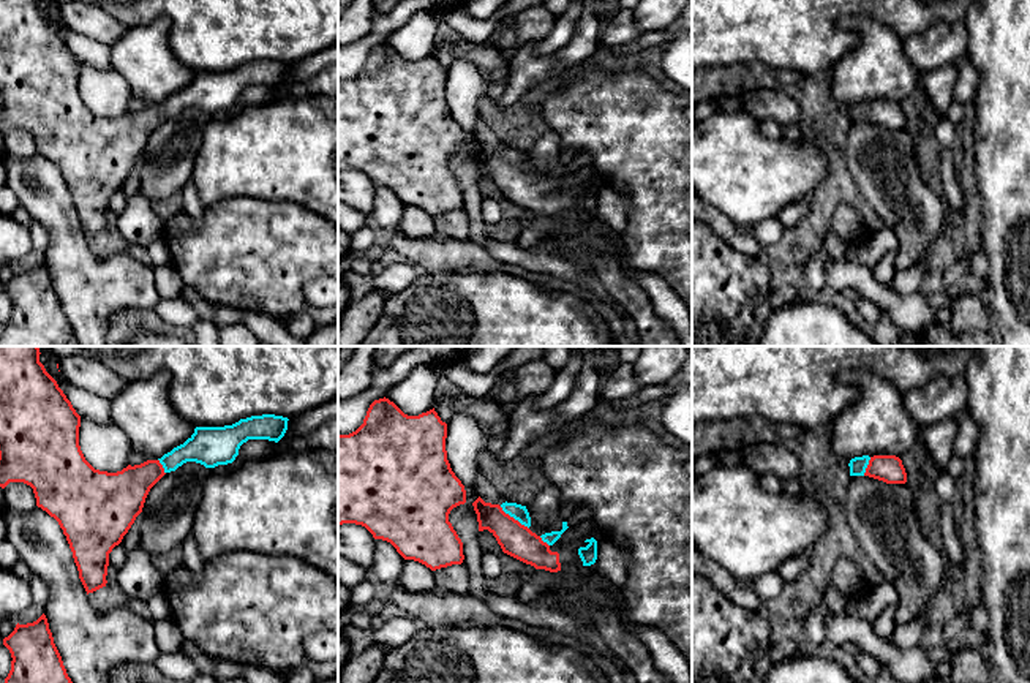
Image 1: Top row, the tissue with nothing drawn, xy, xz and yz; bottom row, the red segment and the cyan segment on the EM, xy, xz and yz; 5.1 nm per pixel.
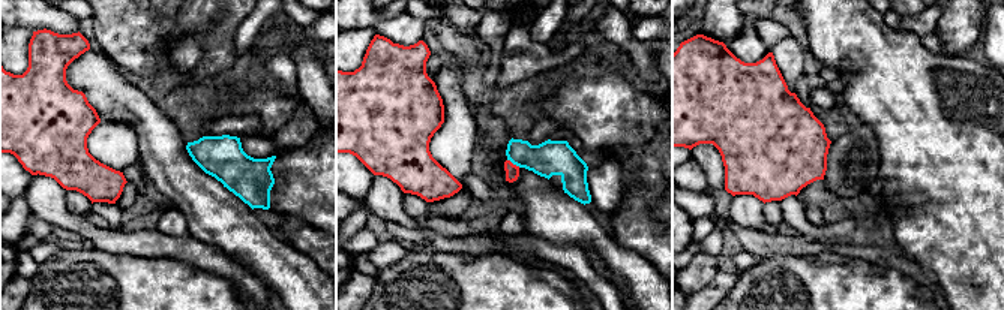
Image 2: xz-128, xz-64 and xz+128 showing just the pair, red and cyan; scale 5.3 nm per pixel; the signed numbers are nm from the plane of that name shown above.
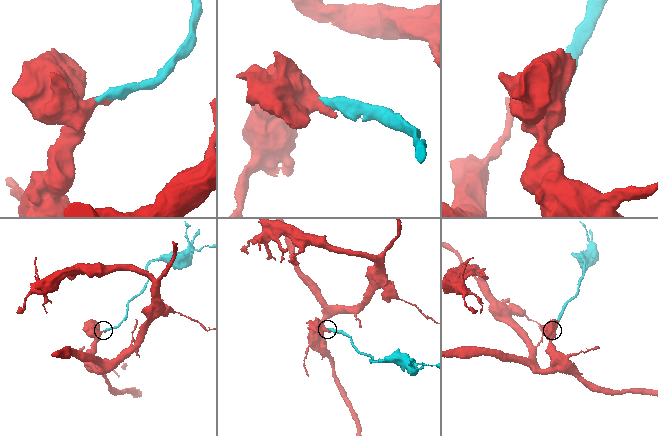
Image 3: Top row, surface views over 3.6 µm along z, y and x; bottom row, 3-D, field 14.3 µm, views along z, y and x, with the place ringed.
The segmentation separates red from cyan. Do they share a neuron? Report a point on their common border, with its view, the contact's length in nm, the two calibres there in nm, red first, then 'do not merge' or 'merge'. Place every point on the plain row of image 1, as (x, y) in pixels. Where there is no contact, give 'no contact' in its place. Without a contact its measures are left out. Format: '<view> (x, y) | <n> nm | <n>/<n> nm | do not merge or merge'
xz (512, 163) | 190 nm | 170/80 nm | merge

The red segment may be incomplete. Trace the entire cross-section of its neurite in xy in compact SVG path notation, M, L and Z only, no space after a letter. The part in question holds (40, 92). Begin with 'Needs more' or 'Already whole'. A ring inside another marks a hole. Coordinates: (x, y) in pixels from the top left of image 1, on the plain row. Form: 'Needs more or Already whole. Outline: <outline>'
Needs more. Outline: M0 0L0 133L24 128L33 134L36 152L63 175L87 240L106 232L109 199L122 188L142 158L150 134L166 119L186 108L205 114L232 109L248 85L278 89L288 76L288 66L283 62L262 60L224 73L196 73L183 90L158 106L128 111L117 119L100 117L81 96L81 62L39 8L39 0Z

